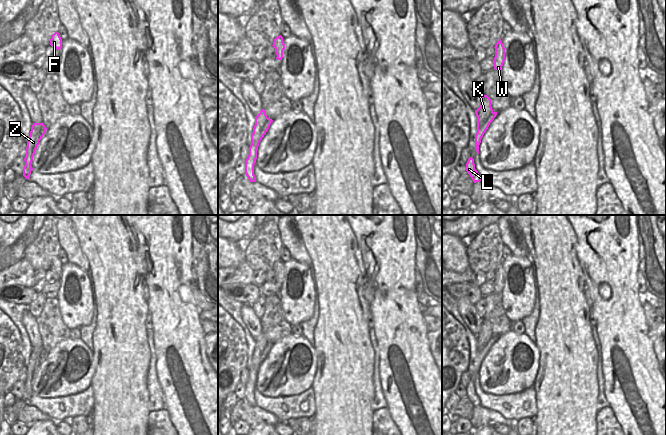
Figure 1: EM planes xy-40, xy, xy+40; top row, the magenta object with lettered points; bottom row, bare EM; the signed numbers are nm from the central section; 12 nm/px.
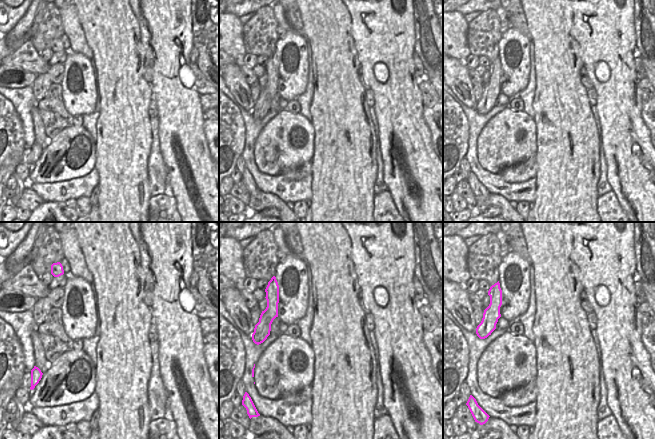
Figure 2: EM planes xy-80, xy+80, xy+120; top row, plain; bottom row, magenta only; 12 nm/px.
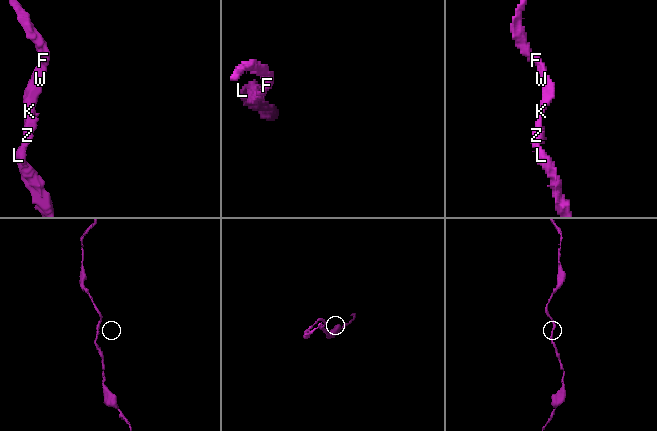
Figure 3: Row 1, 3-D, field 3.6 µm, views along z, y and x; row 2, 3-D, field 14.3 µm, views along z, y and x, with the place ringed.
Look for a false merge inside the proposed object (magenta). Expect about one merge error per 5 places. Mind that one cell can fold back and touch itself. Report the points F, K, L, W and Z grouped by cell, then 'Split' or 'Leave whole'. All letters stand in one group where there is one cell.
Groups: F K L W Z. Leave whole

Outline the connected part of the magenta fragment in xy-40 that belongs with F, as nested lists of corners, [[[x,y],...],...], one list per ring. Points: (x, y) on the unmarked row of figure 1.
[[[55,256],[50,263],[50,269],[60,274],[62,272],[62,263],[58,256]]]

